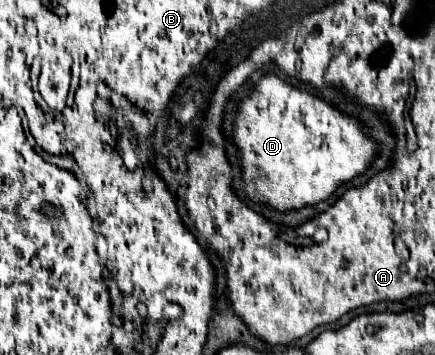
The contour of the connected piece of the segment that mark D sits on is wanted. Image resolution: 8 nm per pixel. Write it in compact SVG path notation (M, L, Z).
M269 73L253 87L253 93L243 99L239 115L235 117L233 141L241 153L241 169L245 179L245 193L253 201L265 201L273 209L299 209L303 205L315 205L327 199L341 183L361 175L377 151L373 135L363 129L353 117L331 109L323 99L313 93L299 89L275 73Z

